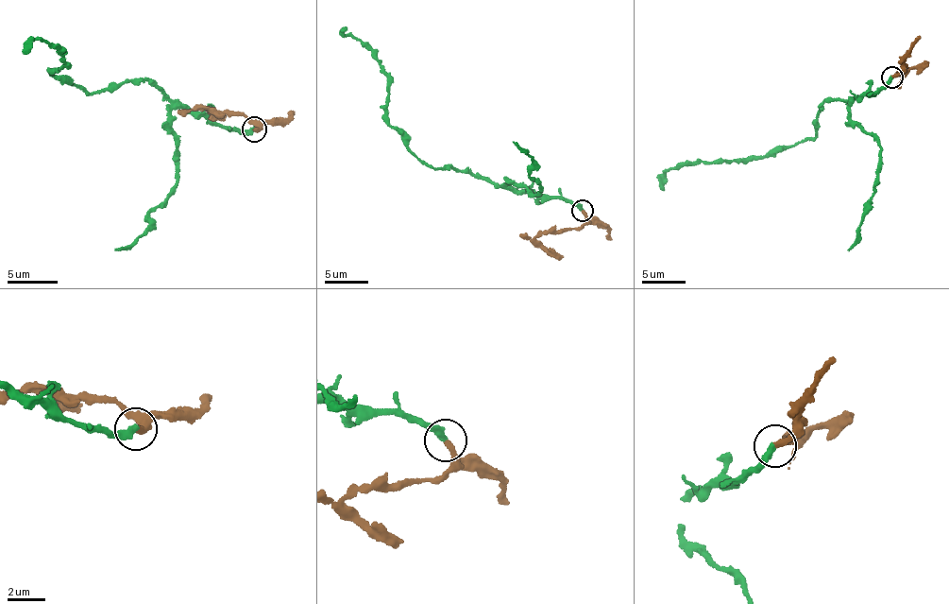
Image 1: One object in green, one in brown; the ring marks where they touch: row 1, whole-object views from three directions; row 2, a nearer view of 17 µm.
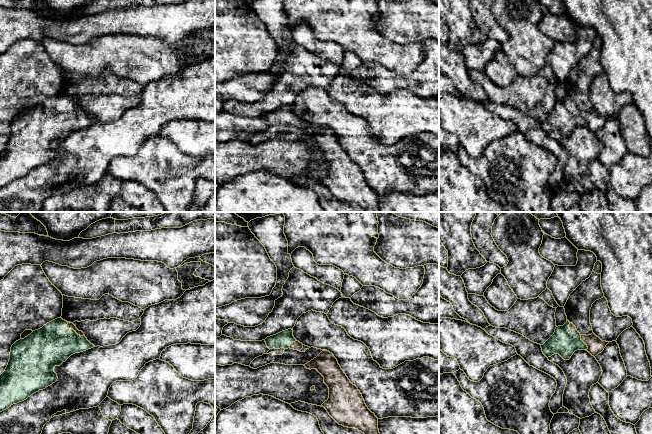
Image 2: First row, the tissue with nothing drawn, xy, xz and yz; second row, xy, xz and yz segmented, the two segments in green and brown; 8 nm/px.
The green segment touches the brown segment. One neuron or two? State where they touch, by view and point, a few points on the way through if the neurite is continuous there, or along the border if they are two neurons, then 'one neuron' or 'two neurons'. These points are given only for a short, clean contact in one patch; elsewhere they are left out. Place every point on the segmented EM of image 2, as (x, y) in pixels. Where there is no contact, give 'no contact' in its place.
contact xy (72, 329); one neuron

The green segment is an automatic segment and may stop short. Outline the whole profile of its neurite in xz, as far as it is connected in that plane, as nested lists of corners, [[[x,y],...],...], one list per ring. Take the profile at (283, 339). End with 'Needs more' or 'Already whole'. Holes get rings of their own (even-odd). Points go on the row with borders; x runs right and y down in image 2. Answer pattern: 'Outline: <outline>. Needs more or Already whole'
Outline: [[[288,329],[276,335],[267,337],[265,342],[269,349],[290,348],[300,351],[303,348],[303,344],[294,338],[292,329]]]. Needs more

